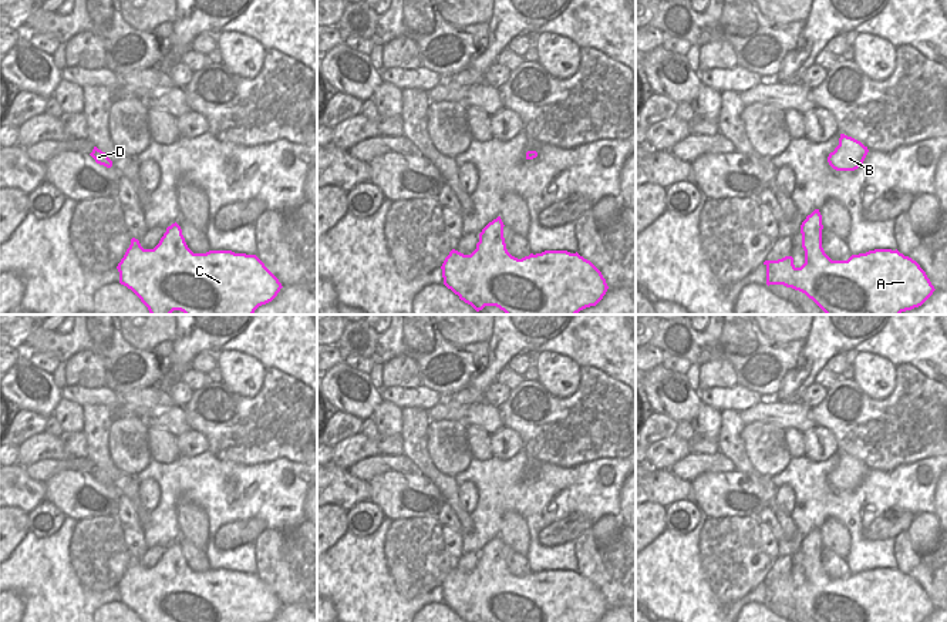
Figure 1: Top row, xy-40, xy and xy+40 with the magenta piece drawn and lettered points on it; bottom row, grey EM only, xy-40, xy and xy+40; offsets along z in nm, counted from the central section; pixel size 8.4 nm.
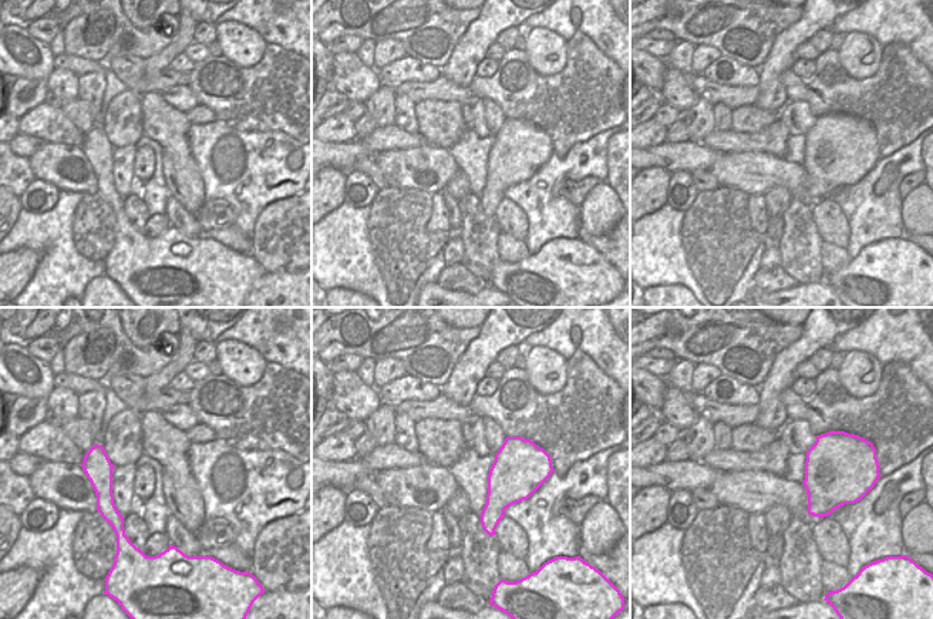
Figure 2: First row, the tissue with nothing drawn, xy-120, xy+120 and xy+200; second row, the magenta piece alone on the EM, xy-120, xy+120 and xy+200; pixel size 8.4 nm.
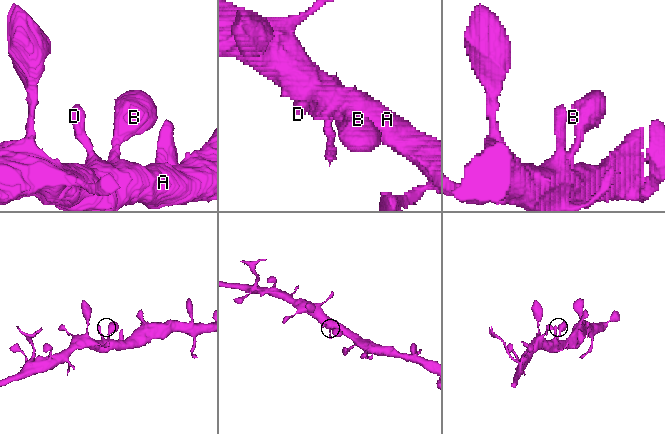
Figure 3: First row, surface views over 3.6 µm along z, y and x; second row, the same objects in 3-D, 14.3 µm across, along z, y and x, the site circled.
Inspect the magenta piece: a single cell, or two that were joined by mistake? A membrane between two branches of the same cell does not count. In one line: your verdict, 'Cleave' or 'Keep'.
Keep

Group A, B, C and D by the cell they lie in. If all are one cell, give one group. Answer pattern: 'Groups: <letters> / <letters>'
Groups: A B C D

